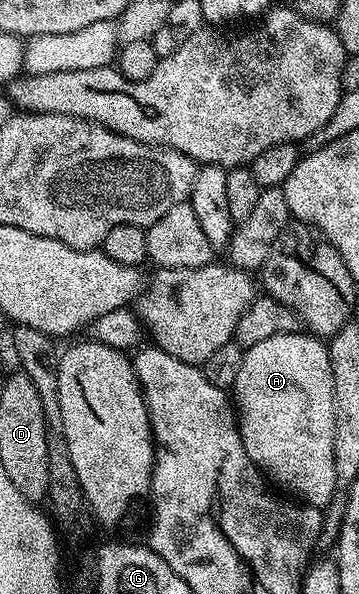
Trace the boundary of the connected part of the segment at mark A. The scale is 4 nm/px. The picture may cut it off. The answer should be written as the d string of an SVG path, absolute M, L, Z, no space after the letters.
M302 330L264 338L264 342L256 342L256 346L243 351L232 392L236 397L238 433L250 461L283 493L303 504L325 509L335 499L334 492L338 488L336 461L332 459L332 366L328 362L327 345L319 337Z

